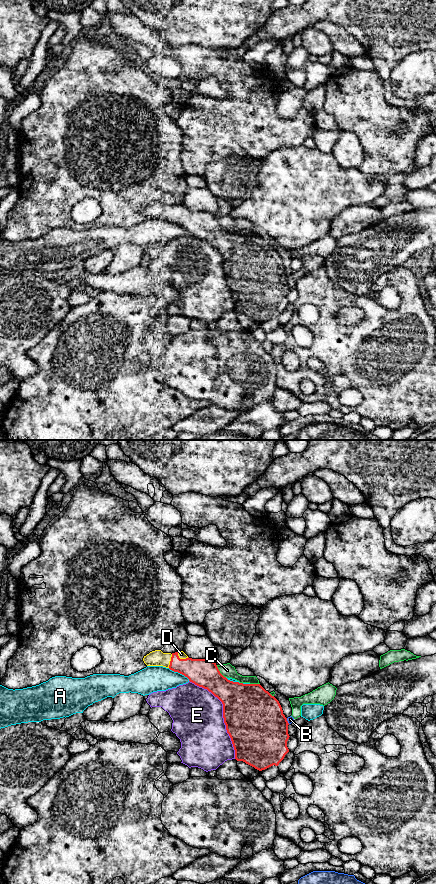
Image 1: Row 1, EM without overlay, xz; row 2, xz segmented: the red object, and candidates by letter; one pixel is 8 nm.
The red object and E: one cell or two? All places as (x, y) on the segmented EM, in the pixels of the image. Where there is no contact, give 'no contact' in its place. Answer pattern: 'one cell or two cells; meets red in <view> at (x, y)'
two cells; meets red in xz at (223, 714)

